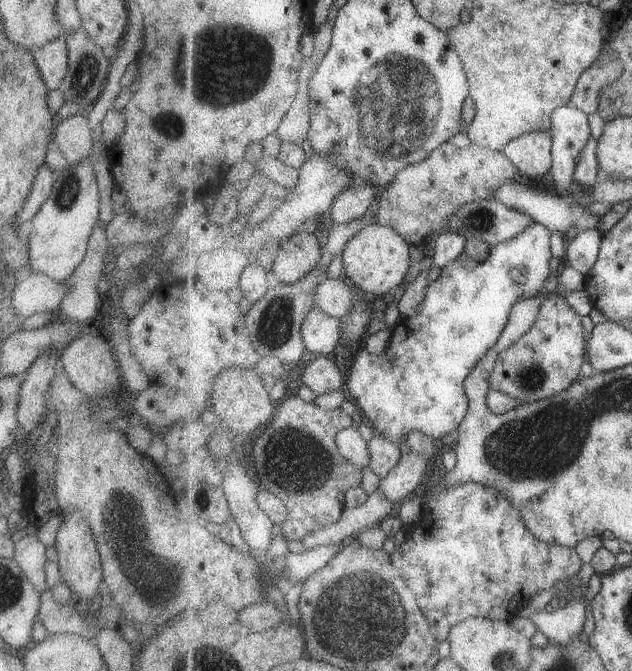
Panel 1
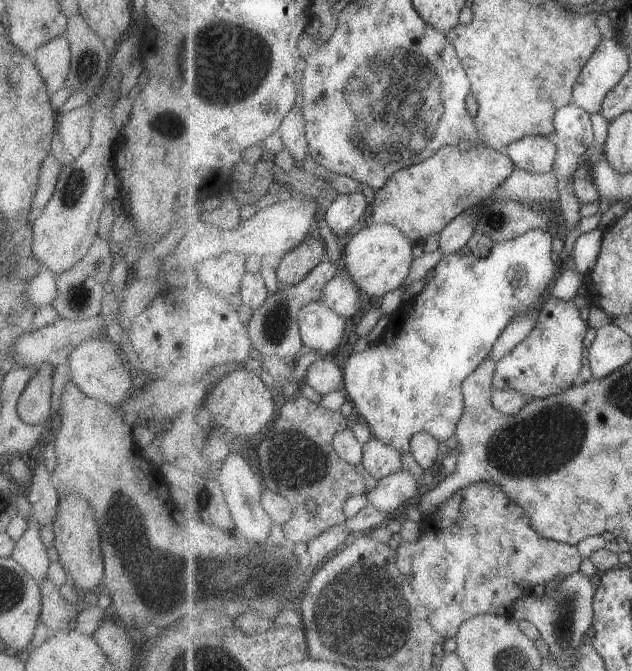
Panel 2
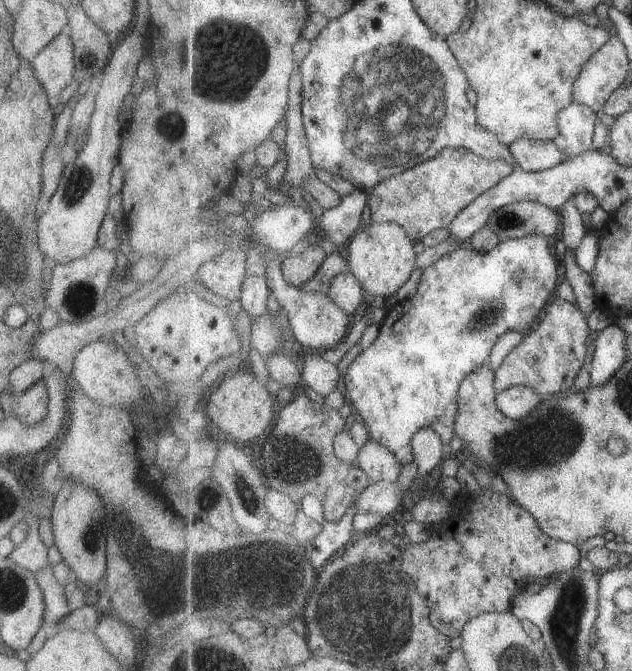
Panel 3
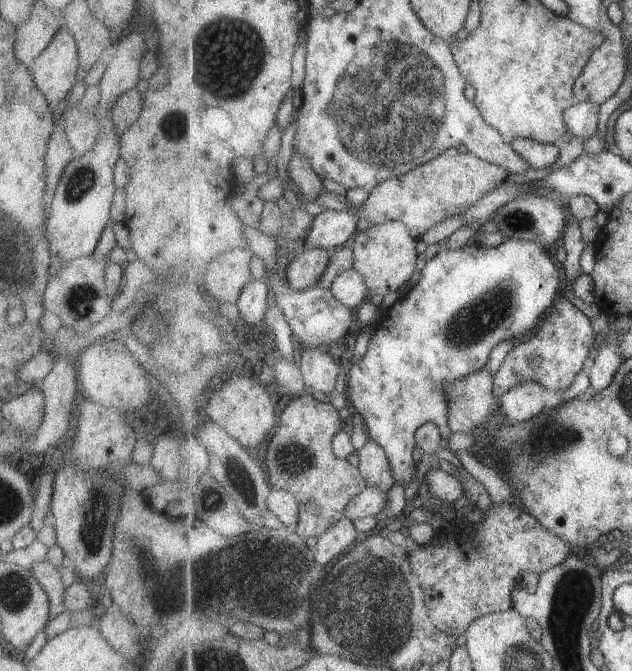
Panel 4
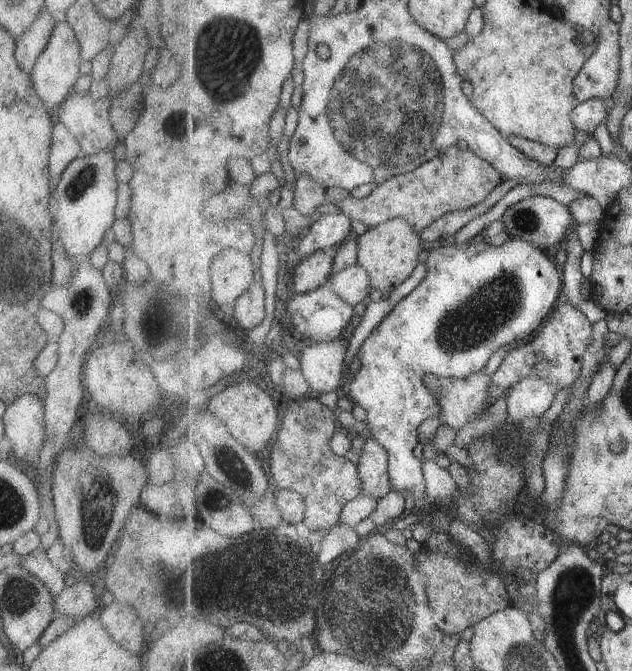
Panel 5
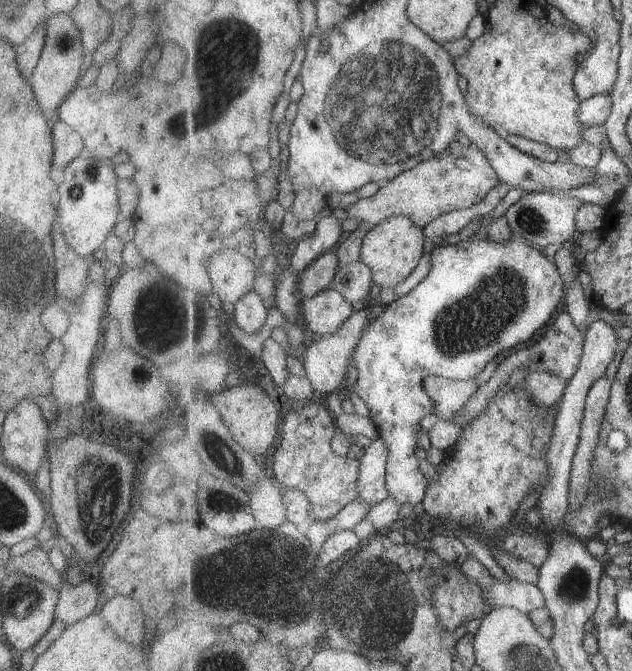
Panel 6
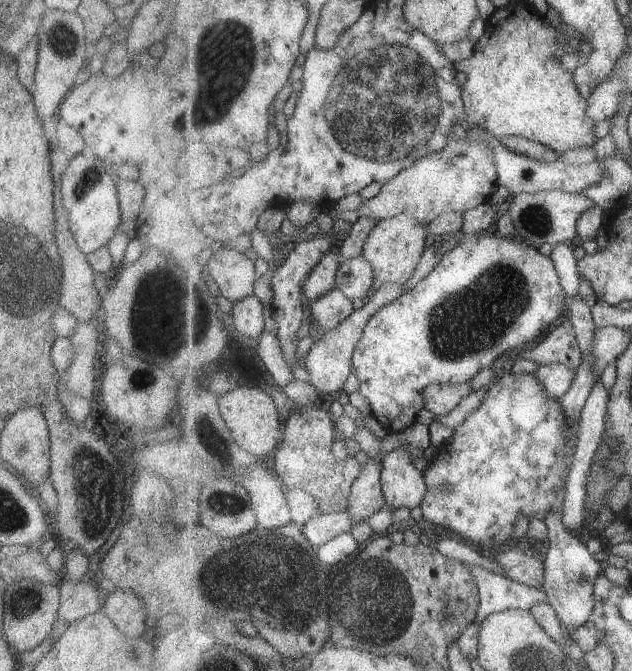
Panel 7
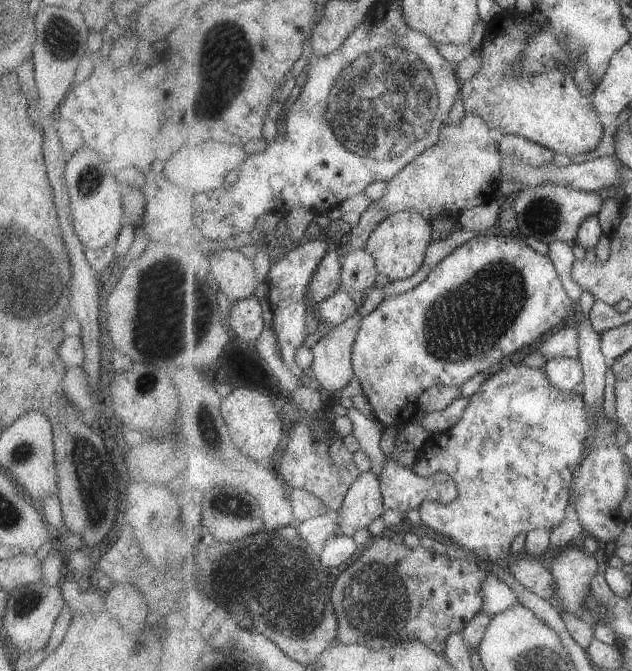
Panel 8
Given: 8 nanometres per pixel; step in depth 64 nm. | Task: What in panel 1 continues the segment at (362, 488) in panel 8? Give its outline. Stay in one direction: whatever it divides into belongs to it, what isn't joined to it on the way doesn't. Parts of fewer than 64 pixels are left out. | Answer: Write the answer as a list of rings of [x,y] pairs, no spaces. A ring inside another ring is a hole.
[[[375,432],[369,441],[369,451],[372,457],[370,469],[381,480],[385,479],[401,461],[401,448],[399,443],[392,442],[382,433]]]

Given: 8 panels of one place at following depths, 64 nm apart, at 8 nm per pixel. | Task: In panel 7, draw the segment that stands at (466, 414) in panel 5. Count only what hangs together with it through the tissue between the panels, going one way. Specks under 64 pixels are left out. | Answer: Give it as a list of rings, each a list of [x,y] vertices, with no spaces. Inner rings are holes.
[[[434,382],[424,390],[425,409],[436,416],[449,414],[463,398],[472,393],[470,382],[465,384],[443,384]]]

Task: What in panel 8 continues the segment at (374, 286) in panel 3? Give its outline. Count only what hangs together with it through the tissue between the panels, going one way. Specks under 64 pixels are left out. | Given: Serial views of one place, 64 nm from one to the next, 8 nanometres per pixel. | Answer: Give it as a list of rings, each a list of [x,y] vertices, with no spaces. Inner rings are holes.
[[[405,210],[389,215],[387,220],[379,224],[371,233],[366,250],[375,258],[378,274],[385,276],[388,282],[392,282],[408,279],[420,271],[424,264],[425,252],[433,240],[431,220],[421,216],[419,212]]]

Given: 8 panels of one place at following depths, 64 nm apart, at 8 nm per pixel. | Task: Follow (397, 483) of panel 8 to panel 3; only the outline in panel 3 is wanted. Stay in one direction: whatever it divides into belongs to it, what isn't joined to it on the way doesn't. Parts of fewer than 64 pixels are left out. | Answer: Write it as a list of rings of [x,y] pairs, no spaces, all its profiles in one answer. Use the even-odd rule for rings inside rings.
[[[531,234],[527,237],[519,239],[510,239],[501,241],[500,244],[489,253],[479,253],[474,249],[471,251],[465,248],[456,248],[451,253],[443,255],[437,262],[425,268],[421,283],[417,292],[413,297],[405,299],[399,303],[395,303],[387,312],[383,322],[379,325],[379,334],[375,338],[373,344],[369,345],[363,352],[357,355],[349,364],[344,376],[344,390],[348,393],[350,402],[355,412],[355,416],[360,418],[366,425],[370,439],[379,442],[383,446],[387,446],[397,460],[403,464],[413,462],[413,454],[410,453],[413,444],[413,437],[423,428],[433,428],[435,432],[439,432],[445,443],[448,443],[455,432],[455,420],[457,420],[457,412],[459,412],[459,388],[463,380],[467,378],[476,368],[483,366],[487,362],[488,356],[491,354],[493,347],[497,344],[497,340],[509,332],[509,330],[529,330],[531,324],[541,317],[542,312],[547,304],[555,297],[557,287],[557,268],[558,259],[551,254],[551,238],[545,237],[543,234]]]

